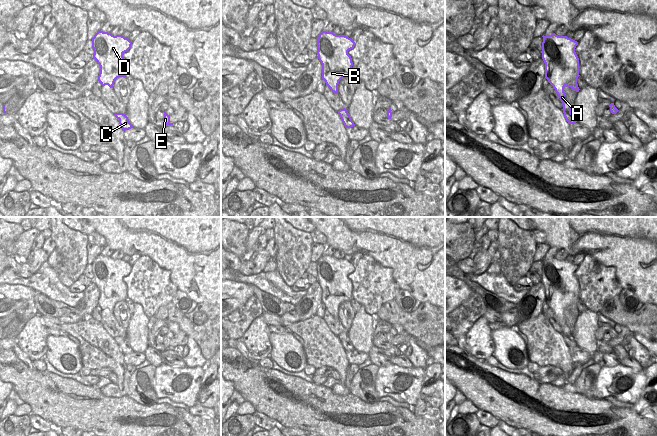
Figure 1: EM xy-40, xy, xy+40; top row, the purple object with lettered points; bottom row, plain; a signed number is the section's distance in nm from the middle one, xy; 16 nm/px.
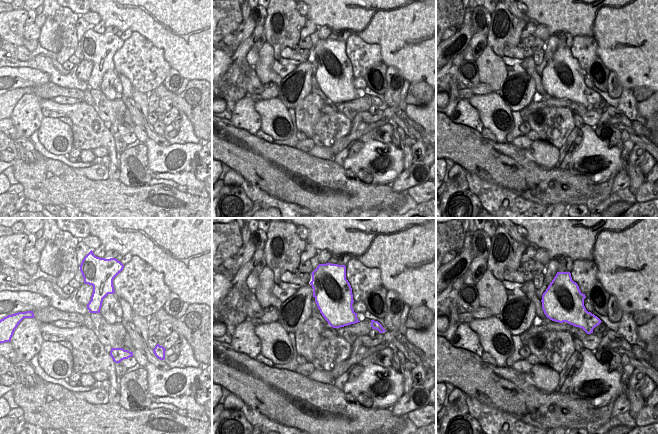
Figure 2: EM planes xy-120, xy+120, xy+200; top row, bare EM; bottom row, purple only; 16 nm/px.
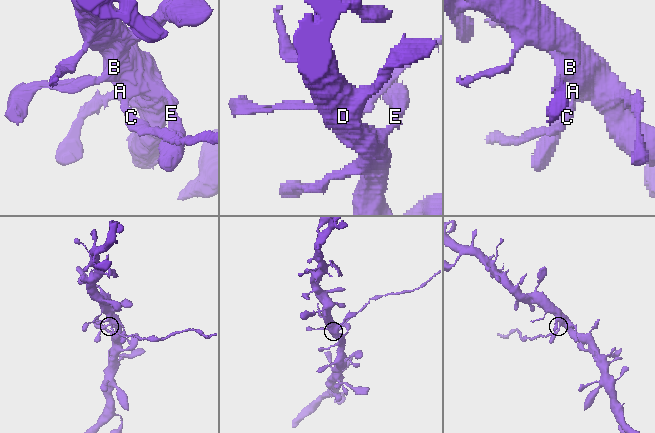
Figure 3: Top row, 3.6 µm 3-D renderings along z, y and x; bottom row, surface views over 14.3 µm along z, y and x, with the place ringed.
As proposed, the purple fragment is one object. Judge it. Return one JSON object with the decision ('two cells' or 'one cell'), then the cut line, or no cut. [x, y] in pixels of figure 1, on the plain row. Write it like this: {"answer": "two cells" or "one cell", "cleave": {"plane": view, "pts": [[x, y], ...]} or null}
{"answer": "two cells", "cleave": {"plane": "xy+40", "pts": [[570, 333], [563, 335]]}}

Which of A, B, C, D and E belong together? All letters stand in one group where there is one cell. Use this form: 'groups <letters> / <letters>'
groups A B D E / C

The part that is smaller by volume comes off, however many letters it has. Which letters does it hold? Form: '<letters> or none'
C

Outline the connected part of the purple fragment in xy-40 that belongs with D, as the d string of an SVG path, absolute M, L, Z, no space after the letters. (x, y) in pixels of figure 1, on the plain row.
M99 254L92 262L93 282L100 290L98 305L102 310L113 312L119 301L127 299L127 285L123 278L131 272L132 266L122 259L112 259Z

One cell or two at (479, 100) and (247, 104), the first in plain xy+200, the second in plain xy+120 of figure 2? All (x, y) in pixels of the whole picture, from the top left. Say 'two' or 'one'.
two

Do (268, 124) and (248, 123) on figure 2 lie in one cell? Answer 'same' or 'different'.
different

